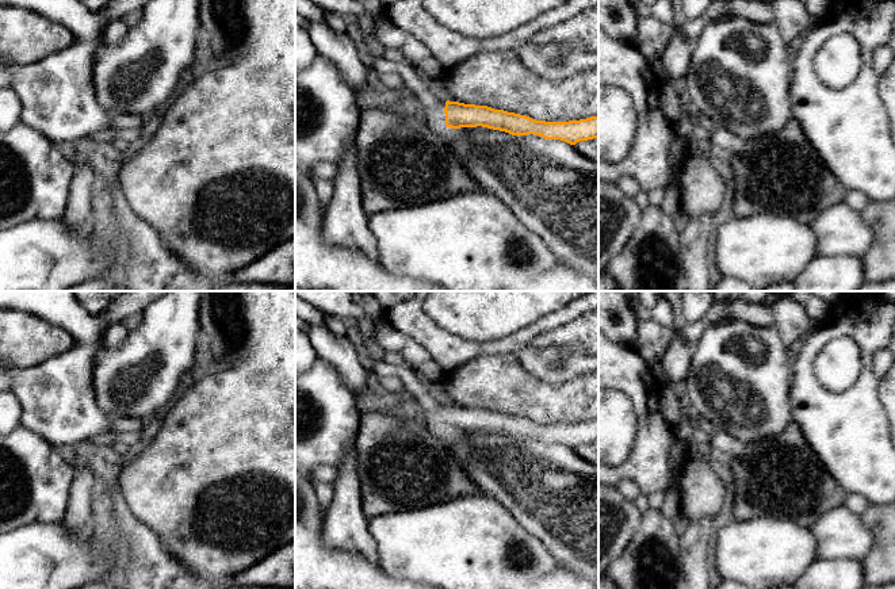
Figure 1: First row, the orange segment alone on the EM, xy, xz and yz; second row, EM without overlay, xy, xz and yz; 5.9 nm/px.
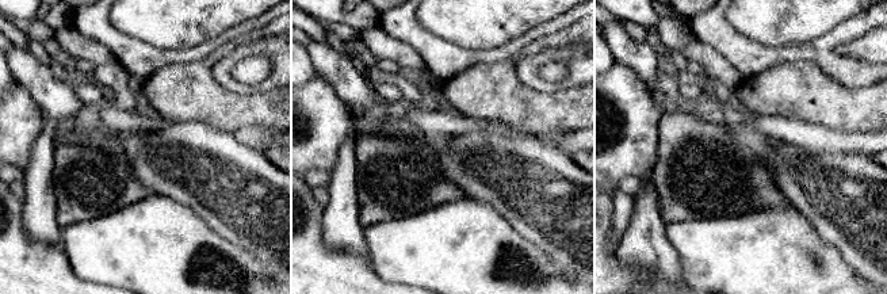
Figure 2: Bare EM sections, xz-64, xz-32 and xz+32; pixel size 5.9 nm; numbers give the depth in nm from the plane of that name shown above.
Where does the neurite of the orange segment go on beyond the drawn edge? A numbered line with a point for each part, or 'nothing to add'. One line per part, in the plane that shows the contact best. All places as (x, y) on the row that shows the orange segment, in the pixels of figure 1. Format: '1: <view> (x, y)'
1: xz (435, 115)

